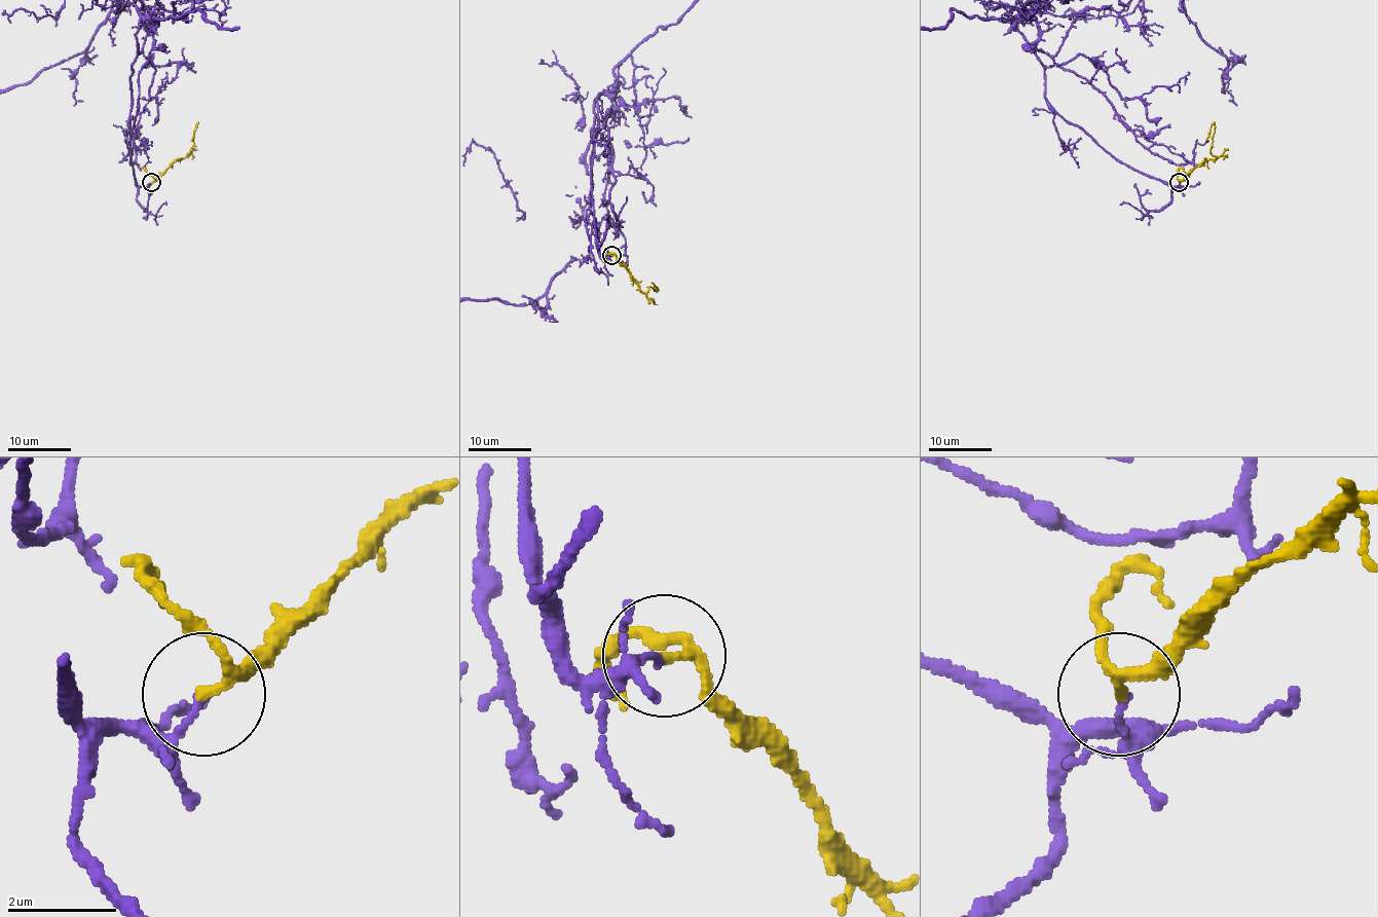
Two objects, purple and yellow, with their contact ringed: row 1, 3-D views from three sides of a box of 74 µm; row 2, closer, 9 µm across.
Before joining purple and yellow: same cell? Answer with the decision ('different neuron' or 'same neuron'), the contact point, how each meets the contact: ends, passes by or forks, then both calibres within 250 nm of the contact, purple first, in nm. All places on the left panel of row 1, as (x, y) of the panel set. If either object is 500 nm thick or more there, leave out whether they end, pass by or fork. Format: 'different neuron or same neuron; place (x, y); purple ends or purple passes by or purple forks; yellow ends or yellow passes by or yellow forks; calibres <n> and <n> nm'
different neuron; place (151, 182); purple ends; yellow passes by; calibres 110 and 160 nm

